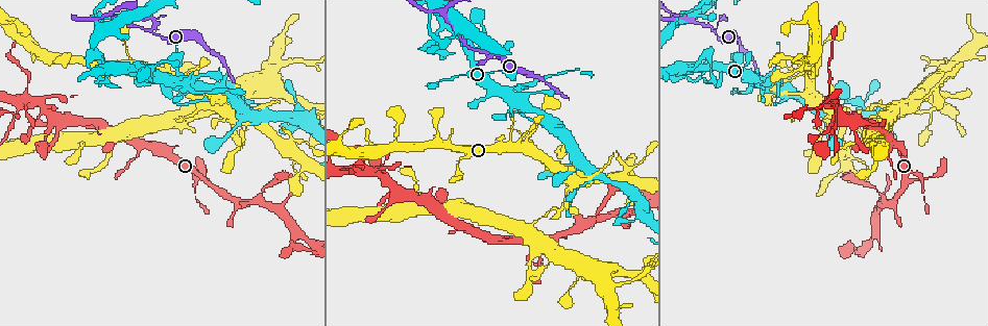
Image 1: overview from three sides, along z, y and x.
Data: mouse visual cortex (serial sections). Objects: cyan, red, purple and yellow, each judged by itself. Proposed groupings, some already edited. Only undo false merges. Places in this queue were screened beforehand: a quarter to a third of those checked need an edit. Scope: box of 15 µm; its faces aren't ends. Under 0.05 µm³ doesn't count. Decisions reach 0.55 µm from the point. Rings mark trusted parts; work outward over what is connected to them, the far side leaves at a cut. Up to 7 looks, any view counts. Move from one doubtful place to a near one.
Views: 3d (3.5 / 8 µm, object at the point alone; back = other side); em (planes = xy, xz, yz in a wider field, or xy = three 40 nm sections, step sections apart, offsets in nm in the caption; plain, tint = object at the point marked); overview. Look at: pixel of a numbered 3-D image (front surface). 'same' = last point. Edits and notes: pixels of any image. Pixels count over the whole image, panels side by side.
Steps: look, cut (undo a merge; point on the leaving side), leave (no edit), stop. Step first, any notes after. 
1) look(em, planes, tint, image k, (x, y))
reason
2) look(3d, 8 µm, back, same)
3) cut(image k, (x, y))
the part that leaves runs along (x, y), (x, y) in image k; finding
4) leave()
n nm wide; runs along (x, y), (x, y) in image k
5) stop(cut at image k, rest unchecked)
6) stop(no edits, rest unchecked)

look(3d, 3.5 µm, back, image 1, (25, 97))
thin arm on a thick one

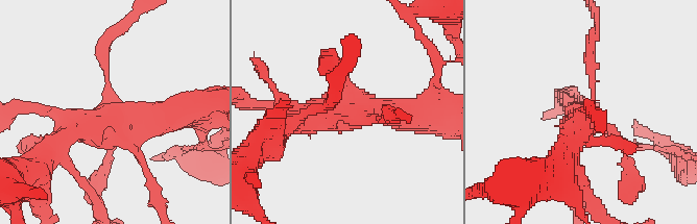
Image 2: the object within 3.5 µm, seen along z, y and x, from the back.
look(em, xy, step 3, tint, image 2, (112, 114))
now the EM

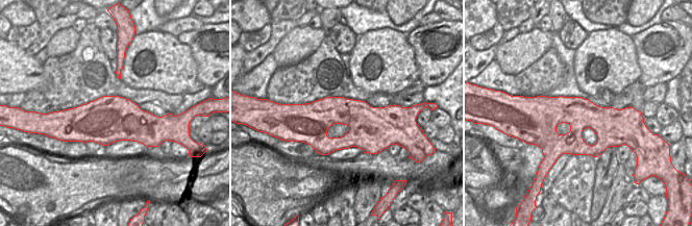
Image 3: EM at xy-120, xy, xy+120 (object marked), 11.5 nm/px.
cut(image 2, (590, 50))
the part that leaves runs along (592, 84), (590, 40), (595, 23) in image 2; a second cell is stuck on

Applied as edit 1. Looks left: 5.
look(3d, 3.5 µm, image 1, (234, 121))
arms run side by side

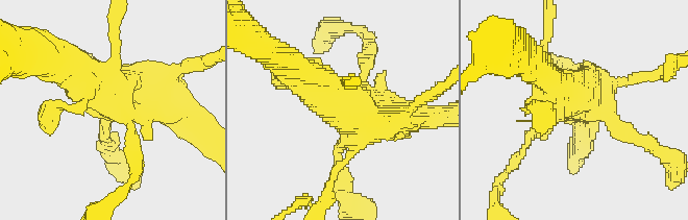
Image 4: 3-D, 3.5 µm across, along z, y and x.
look(em, xy, step 2, tint, image 4, (120, 108))

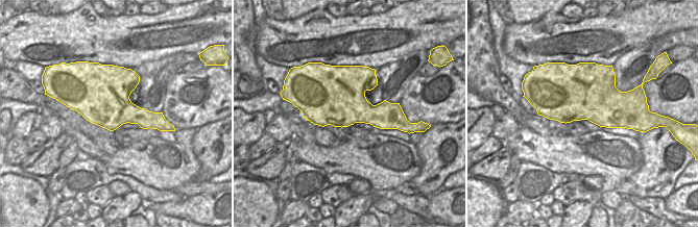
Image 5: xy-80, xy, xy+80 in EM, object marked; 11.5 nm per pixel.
leave()
650 nm wide; runs along (293, 69), (366, 122), (347, 160) in image 4; continuous, no second cell

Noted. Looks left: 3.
look(3d, 3.5 µm, image 1, (873, 123))
calibre changes

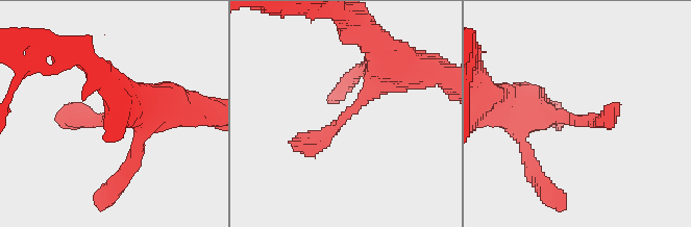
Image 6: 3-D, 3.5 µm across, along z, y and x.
leave()
one cell here

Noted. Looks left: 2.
stop(cut at image 2, rest unchecked)

